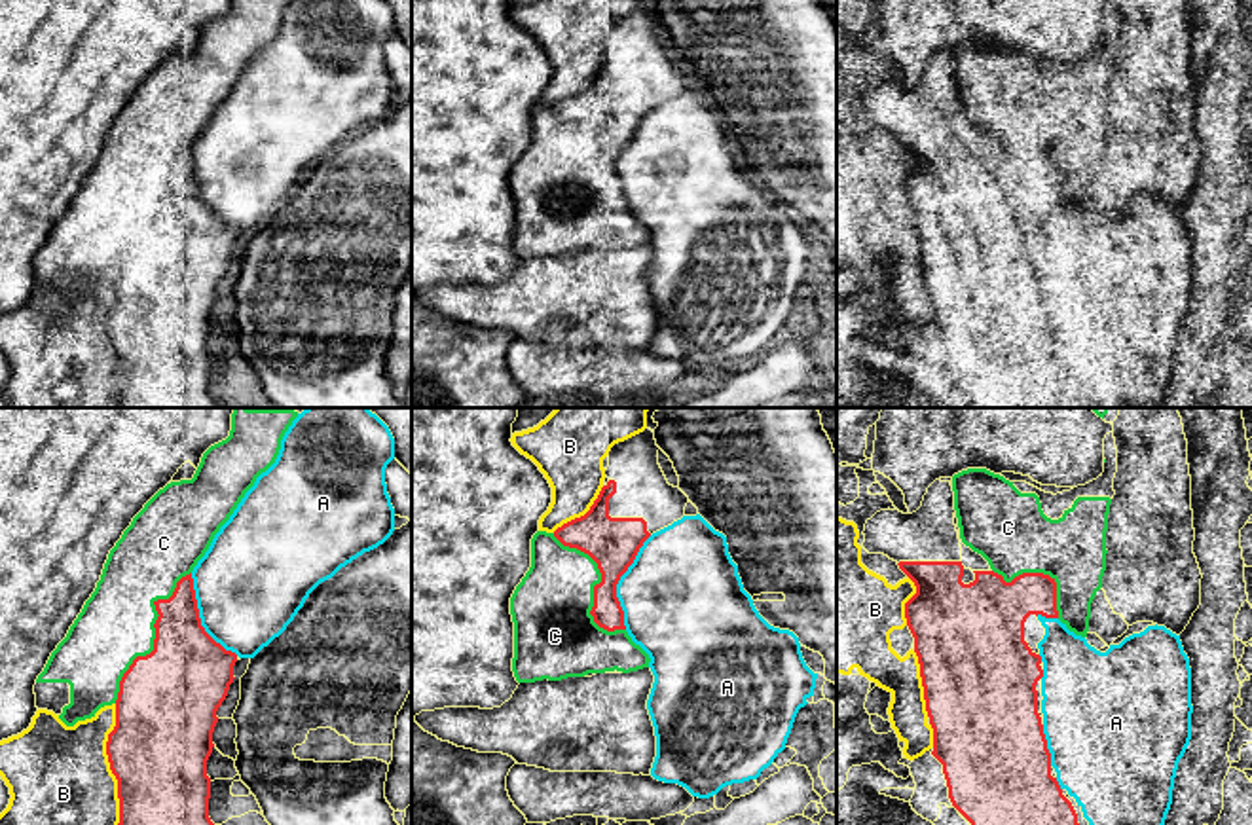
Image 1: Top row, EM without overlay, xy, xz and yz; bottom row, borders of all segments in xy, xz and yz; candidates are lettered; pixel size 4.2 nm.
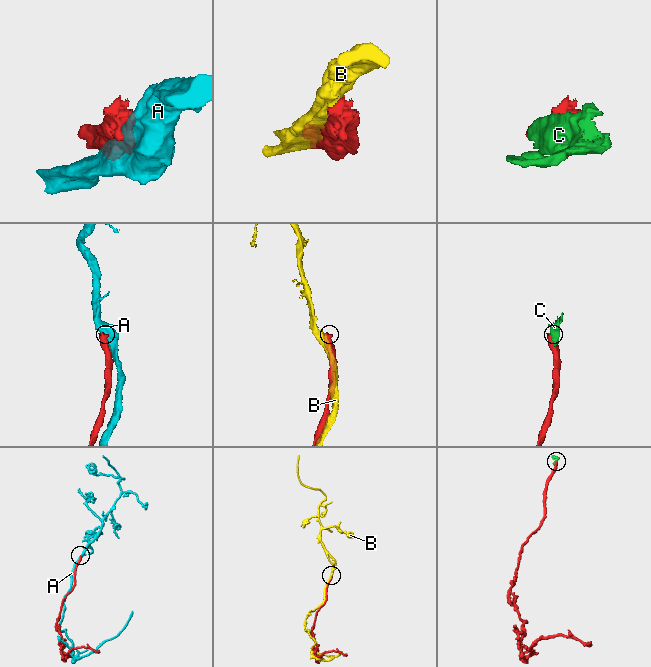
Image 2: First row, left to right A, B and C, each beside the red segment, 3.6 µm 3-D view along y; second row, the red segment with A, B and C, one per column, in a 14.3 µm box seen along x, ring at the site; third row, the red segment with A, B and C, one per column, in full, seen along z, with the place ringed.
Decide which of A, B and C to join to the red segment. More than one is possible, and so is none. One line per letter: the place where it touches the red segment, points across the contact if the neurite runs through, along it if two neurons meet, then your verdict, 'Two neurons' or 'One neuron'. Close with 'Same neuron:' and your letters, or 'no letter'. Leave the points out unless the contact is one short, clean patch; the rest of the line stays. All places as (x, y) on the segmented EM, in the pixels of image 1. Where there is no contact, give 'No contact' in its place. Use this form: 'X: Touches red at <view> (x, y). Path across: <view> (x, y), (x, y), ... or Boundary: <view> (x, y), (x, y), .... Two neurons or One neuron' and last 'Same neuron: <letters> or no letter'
A: Touches red at xz (617, 583). Two neurons
B: Touches red at xy (110, 765). Two neurons
C: Touches red at xy (156, 636). Two neurons
Same neuron: no letter

